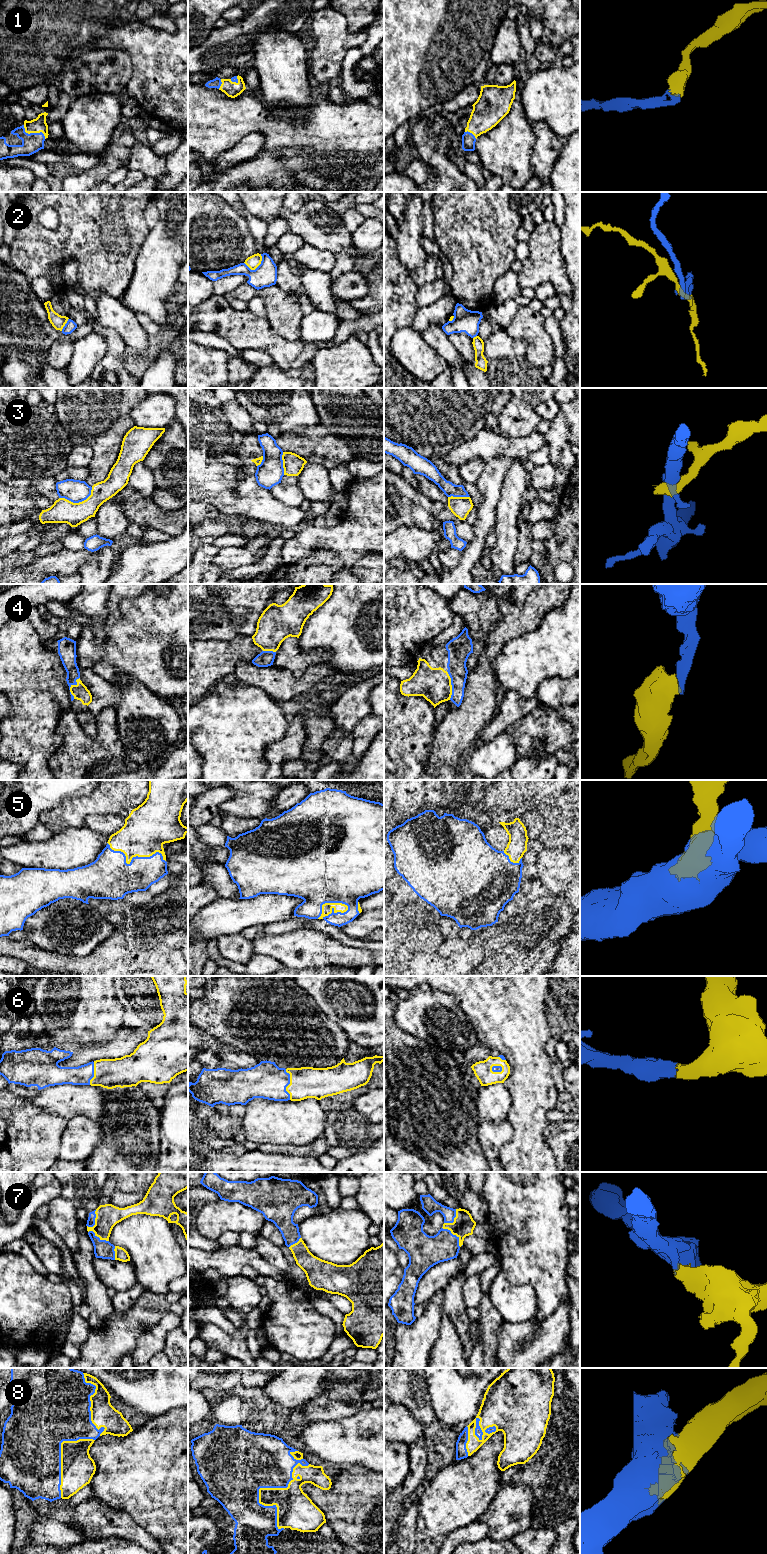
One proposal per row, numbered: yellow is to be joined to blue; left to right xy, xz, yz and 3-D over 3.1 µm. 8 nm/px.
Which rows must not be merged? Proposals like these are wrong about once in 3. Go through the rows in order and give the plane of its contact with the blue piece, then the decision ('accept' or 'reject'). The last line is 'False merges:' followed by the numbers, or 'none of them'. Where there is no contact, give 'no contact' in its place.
1: xy | accept
2: xz | reject
3: xy | reject
4: yz | accept
5: xz | accept
6: xz | accept
7: yz | accept
8: xz | accept
False merges: 2, 3

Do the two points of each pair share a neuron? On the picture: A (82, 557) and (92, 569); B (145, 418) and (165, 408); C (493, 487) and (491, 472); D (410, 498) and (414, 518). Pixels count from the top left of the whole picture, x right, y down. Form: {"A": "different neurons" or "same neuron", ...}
{"A": "different neurons", "B": "same neuron", "C": "same neuron", "D": "same neuron"}

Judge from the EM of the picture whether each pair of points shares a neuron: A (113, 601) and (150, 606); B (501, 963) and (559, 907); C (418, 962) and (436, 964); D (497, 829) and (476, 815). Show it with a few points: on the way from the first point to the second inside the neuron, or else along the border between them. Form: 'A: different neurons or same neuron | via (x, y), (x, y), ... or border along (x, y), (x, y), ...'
A: different neurons | border along (141, 594), (121, 601), (121, 617), (112, 624)
B: same neuron | via (516, 948), (539, 925), (546, 921)
C: same neuron | via (422, 964), (432, 964)
D: different neurons | border along (494, 823), (489, 826)

